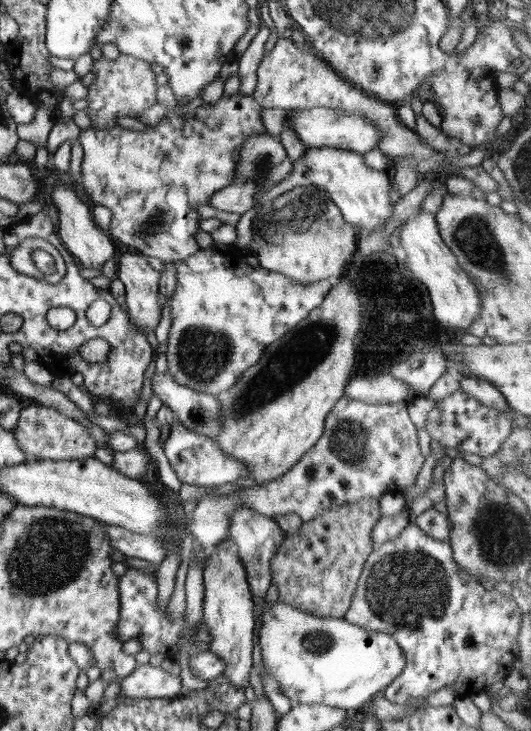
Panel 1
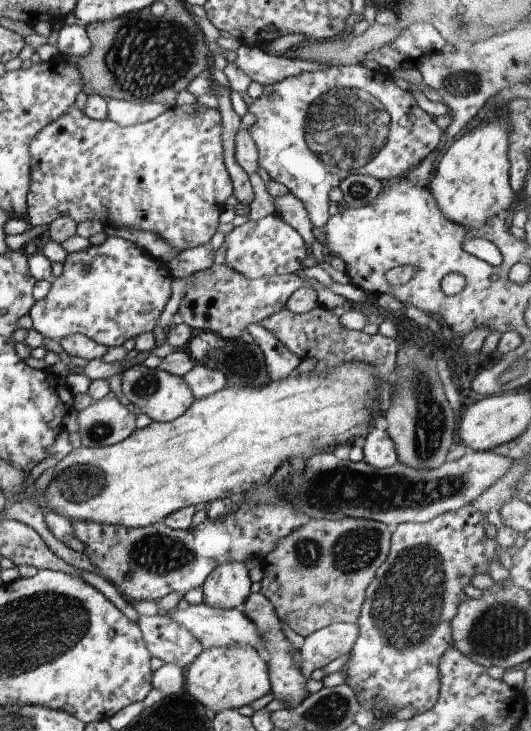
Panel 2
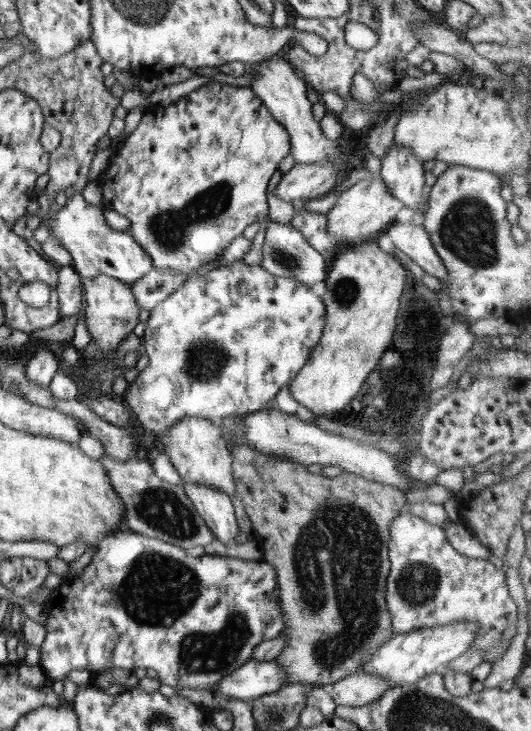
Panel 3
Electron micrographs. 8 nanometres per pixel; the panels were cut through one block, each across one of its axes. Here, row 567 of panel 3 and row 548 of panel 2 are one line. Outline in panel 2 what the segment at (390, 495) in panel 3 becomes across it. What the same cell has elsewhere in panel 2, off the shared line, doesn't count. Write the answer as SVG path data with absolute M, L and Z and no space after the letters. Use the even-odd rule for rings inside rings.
M312 518L298 530L288 534L286 538L282 538L266 554L266 566L263 566L264 576L259 592L272 602L278 618L288 624L296 634L304 637L332 623L356 623L360 616L366 588L374 580L376 572L386 562L390 552L391 533L392 528L374 519Z

